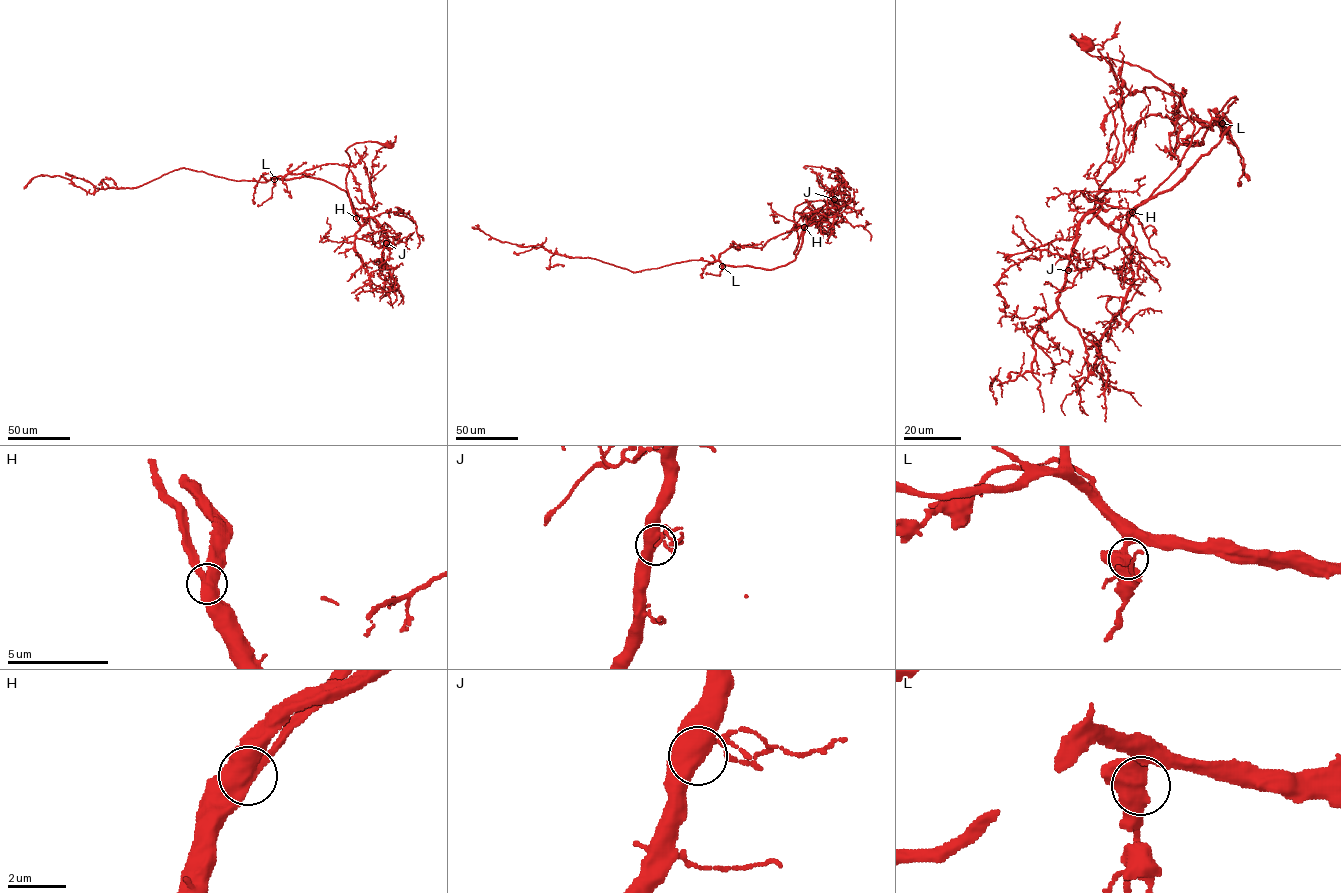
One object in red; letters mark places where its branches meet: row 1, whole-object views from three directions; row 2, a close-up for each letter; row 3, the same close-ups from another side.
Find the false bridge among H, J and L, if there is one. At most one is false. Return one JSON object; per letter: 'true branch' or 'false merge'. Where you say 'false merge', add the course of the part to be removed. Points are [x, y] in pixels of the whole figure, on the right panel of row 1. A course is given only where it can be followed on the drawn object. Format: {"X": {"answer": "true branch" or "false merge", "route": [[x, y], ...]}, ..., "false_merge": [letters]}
{"H": {"answer": "true branch"}, "J": {"answer": "true branch"}, "L": {"answer": "true branch"}, "false_merge": []}

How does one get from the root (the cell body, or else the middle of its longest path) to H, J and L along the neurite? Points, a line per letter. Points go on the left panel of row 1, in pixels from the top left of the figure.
H: (388, 144), (357, 142), (345, 150), (350, 160), (346, 187), (356, 218)
J: (388, 144), (357, 142), (345, 150), (350, 160), (346, 187), (355, 217), (361, 225), (373, 217), (386, 243)
L: (388, 144), (357, 142), (345, 150), (355, 216), (348, 193), (334, 185), (307, 177), (274, 179)

